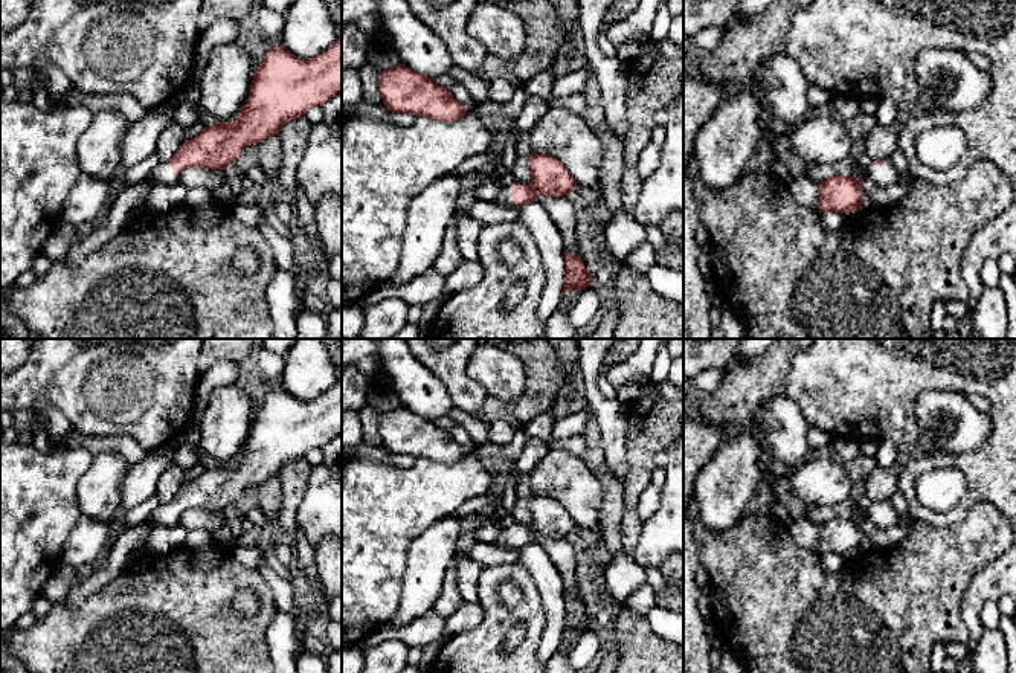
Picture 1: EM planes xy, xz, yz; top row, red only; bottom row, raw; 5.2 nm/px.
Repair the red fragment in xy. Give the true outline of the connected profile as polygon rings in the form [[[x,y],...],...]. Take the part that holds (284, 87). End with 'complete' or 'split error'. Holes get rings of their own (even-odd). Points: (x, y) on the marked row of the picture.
[[[337,38],[326,50],[311,60],[302,60],[279,44],[270,49],[256,69],[249,98],[235,121],[218,122],[206,127],[198,136],[185,142],[169,162],[157,163],[146,177],[154,186],[171,186],[175,175],[189,166],[224,169],[235,162],[249,145],[258,145],[264,139],[278,134],[281,127],[299,116],[305,116],[313,107],[322,107],[331,96],[342,92],[342,38]]]; split error

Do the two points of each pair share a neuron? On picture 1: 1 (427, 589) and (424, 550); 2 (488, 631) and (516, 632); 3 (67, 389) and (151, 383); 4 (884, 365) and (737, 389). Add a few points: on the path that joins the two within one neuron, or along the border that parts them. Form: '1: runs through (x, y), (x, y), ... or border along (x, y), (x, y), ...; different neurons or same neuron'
1: runs through (426, 580), (426, 559); same neuron
2: border along (522, 623), (508, 632), (504, 652); different neurons
3: runs through (89, 383), (130, 383); same neuron
4: border along (797, 354), (792, 360), (784, 394); different neurons

